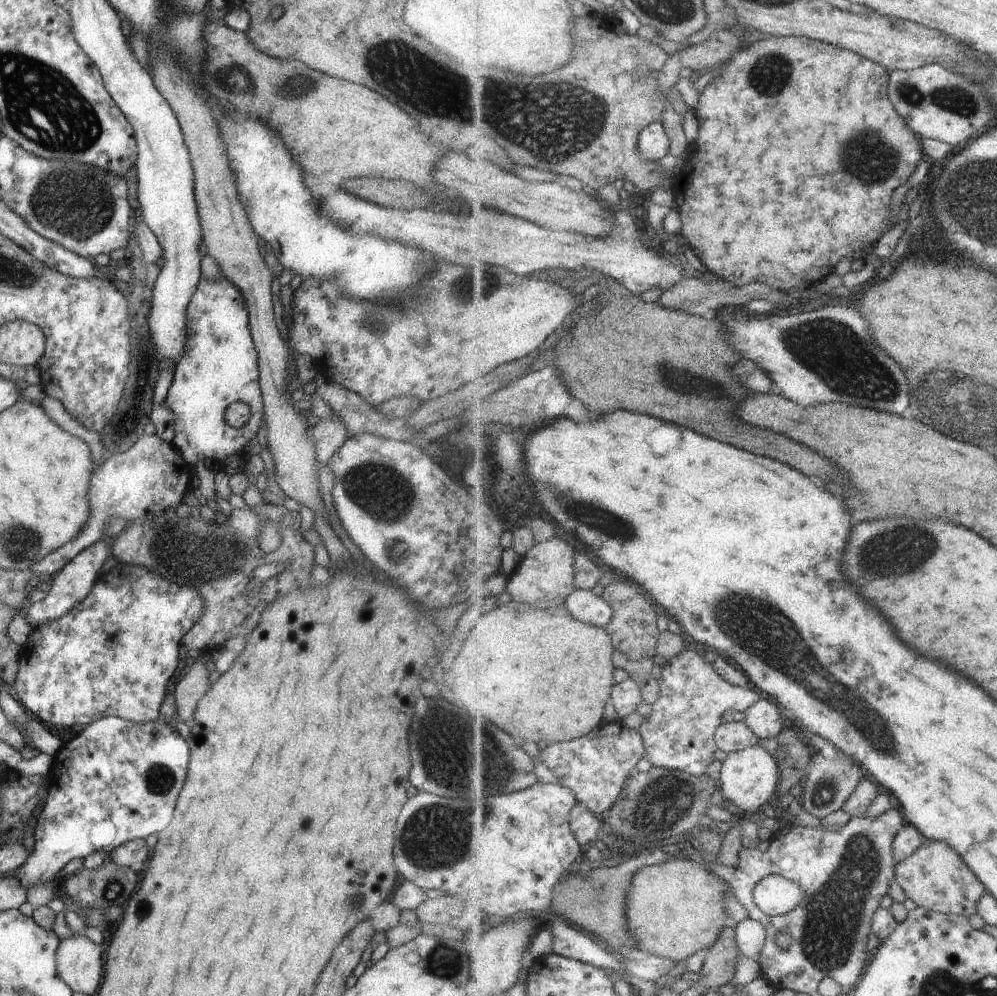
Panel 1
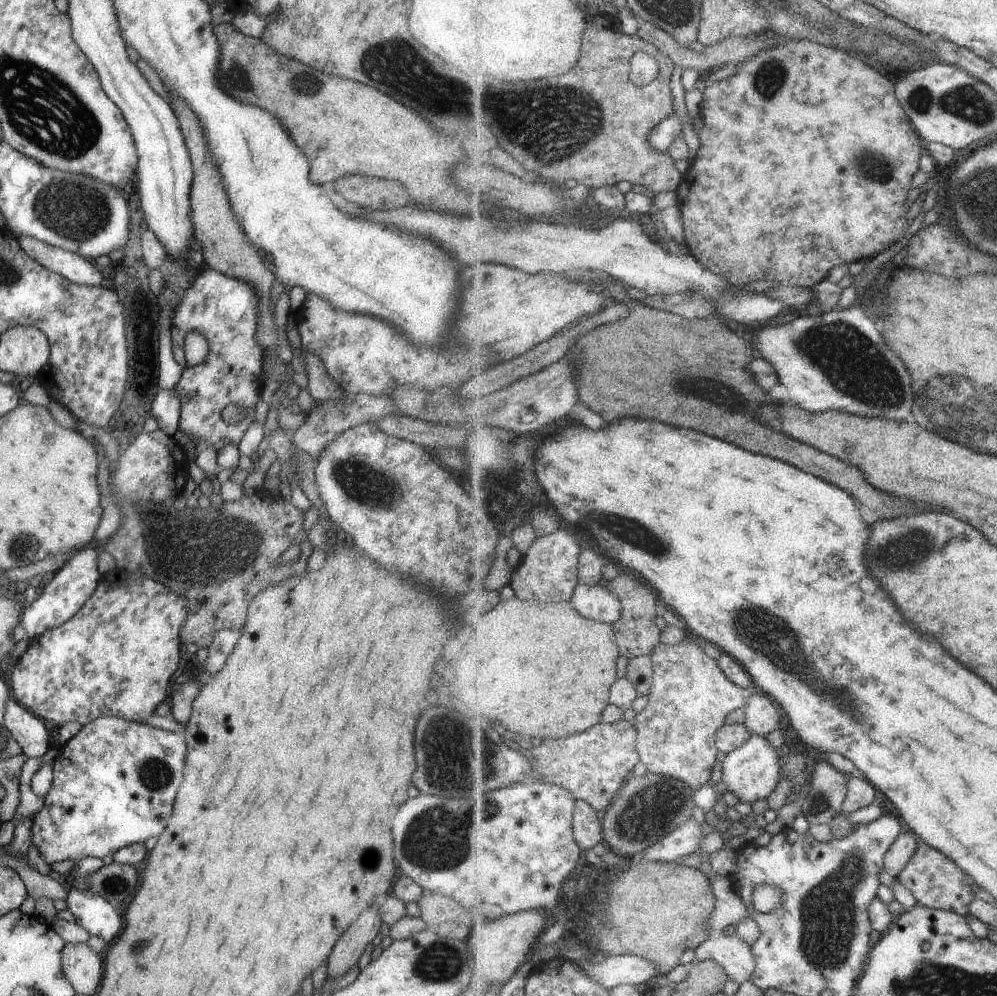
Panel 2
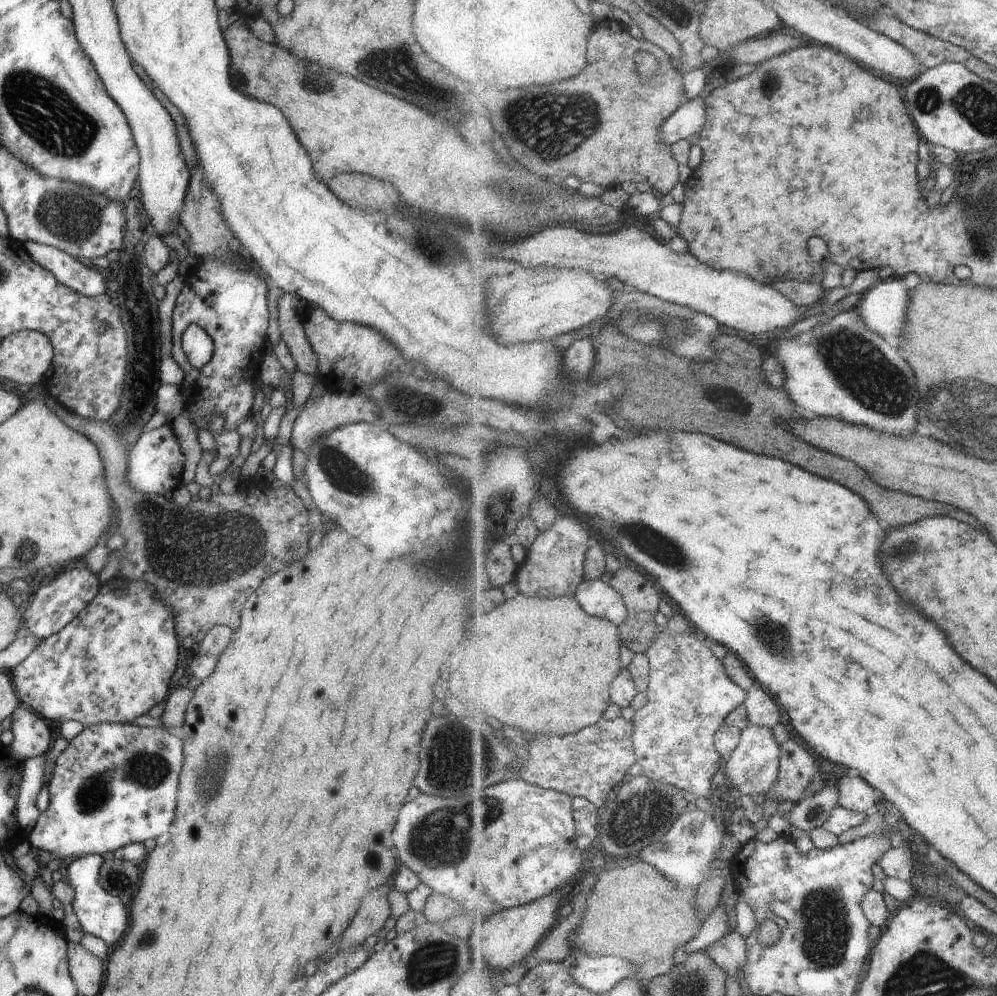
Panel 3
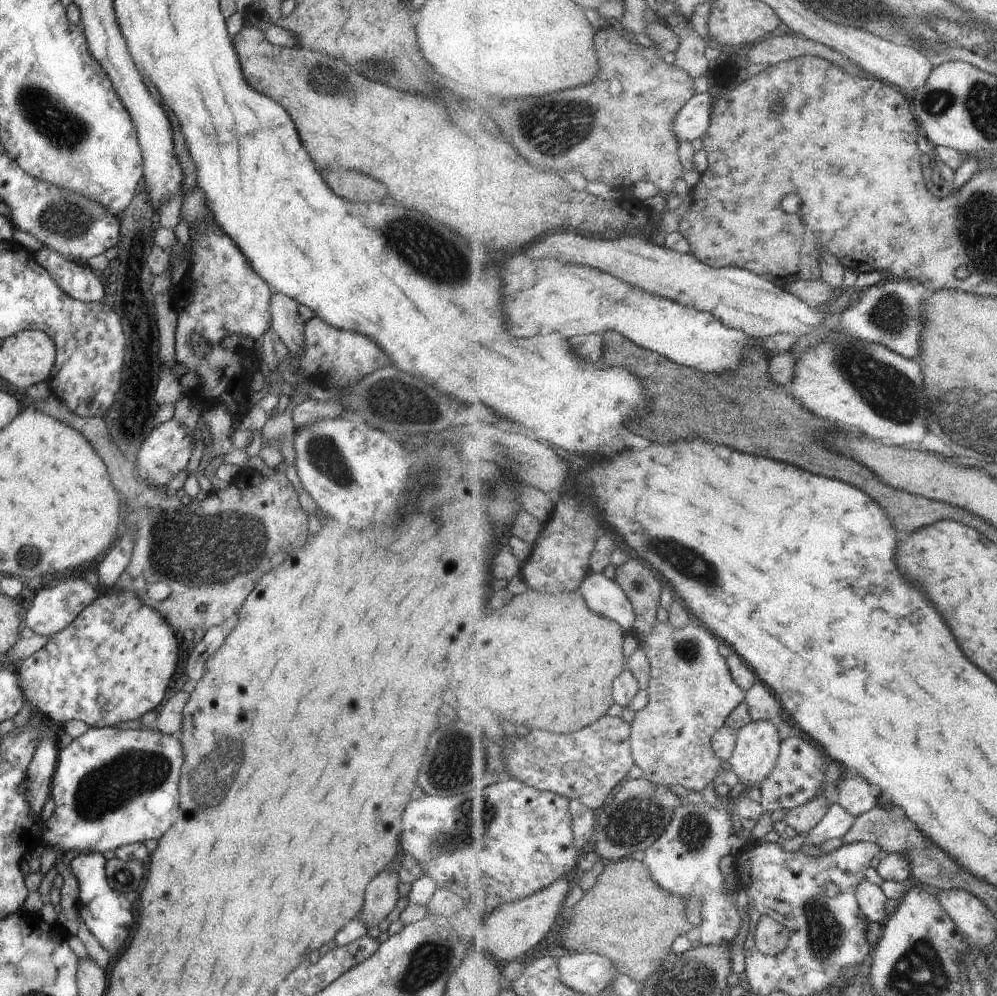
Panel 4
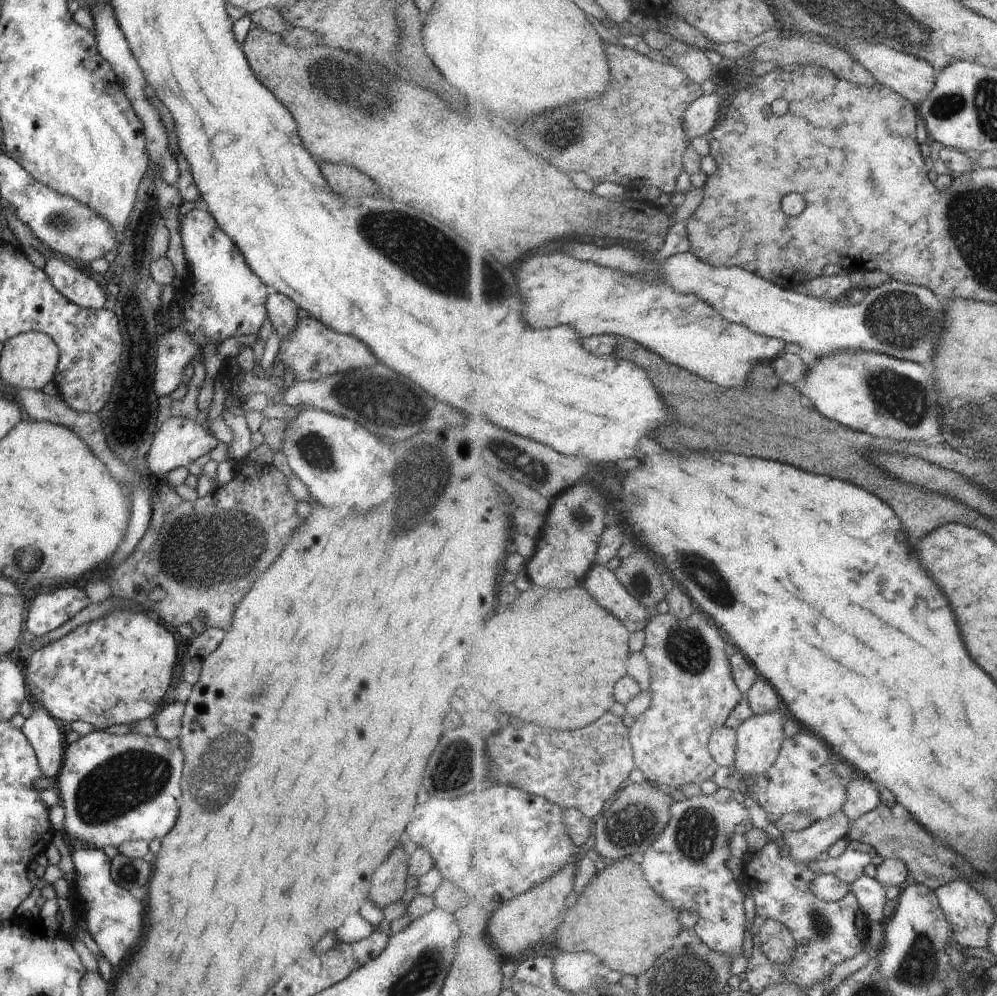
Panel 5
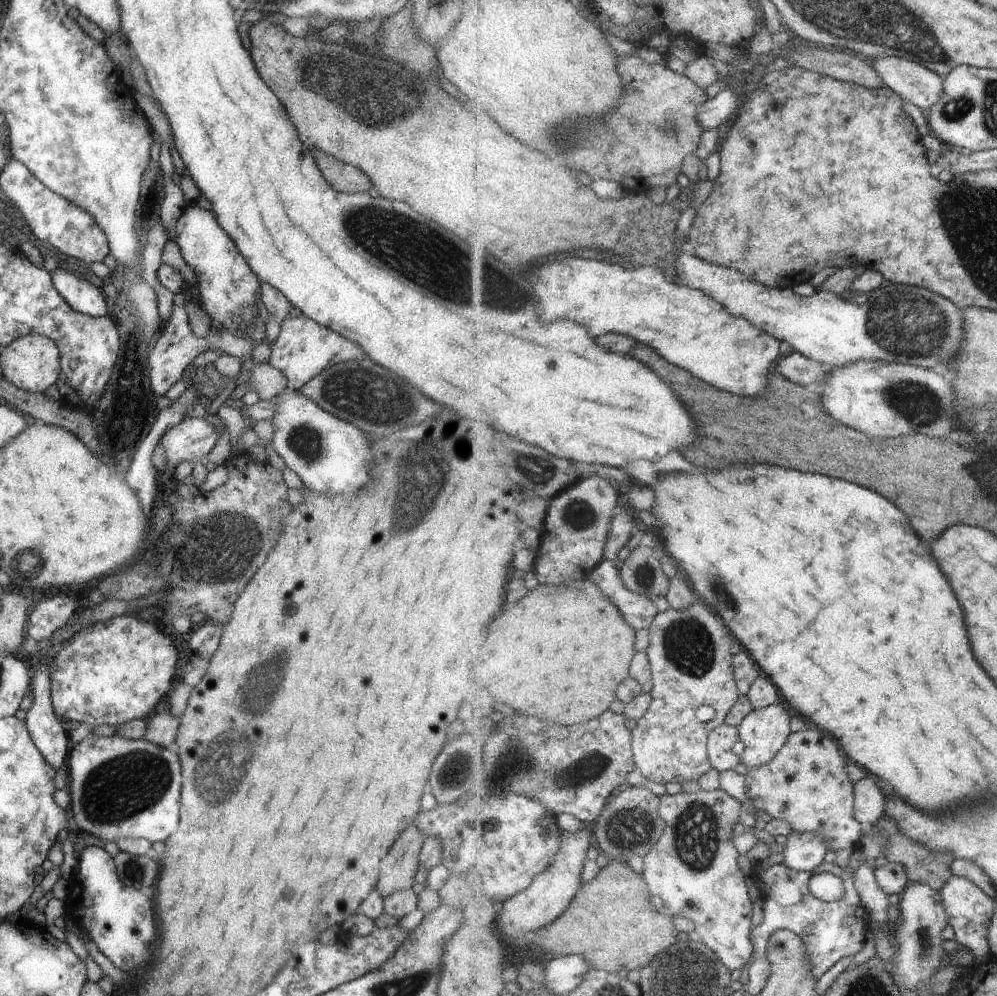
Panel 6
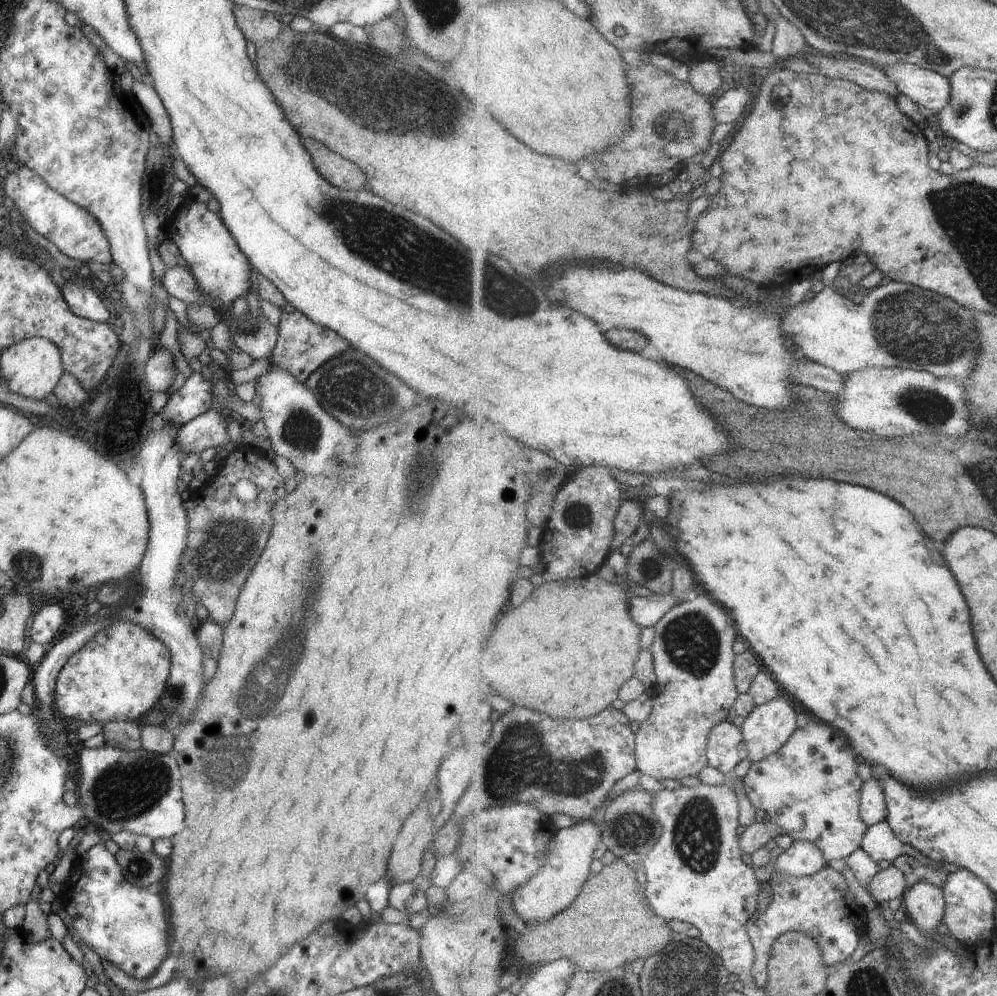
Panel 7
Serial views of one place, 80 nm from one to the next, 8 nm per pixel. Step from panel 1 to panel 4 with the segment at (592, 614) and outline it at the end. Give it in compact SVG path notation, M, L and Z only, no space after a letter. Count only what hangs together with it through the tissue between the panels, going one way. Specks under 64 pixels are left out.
M593 571L583 580L580 592L595 614L607 616L619 622L628 633L632 632L633 626L637 624L635 604L614 579Z

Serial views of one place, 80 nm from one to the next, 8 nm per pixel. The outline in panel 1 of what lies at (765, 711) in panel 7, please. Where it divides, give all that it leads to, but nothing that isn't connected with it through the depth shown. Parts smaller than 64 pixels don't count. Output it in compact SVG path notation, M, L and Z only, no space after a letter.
M758 743L746 750L727 755L722 762L722 774L718 784L722 786L720 793L729 802L729 809L737 811L742 816L759 817L761 810L767 804L773 804L775 792L780 782L781 770L776 756Z

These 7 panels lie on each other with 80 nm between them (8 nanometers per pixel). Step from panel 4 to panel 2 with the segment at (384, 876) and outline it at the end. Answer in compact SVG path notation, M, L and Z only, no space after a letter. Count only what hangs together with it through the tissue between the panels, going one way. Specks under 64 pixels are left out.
M378 904L367 906L363 912L347 926L347 929L337 938L335 945L326 959L327 977L339 978L347 972L349 966L358 962L367 943L371 943L381 926L381 914Z

